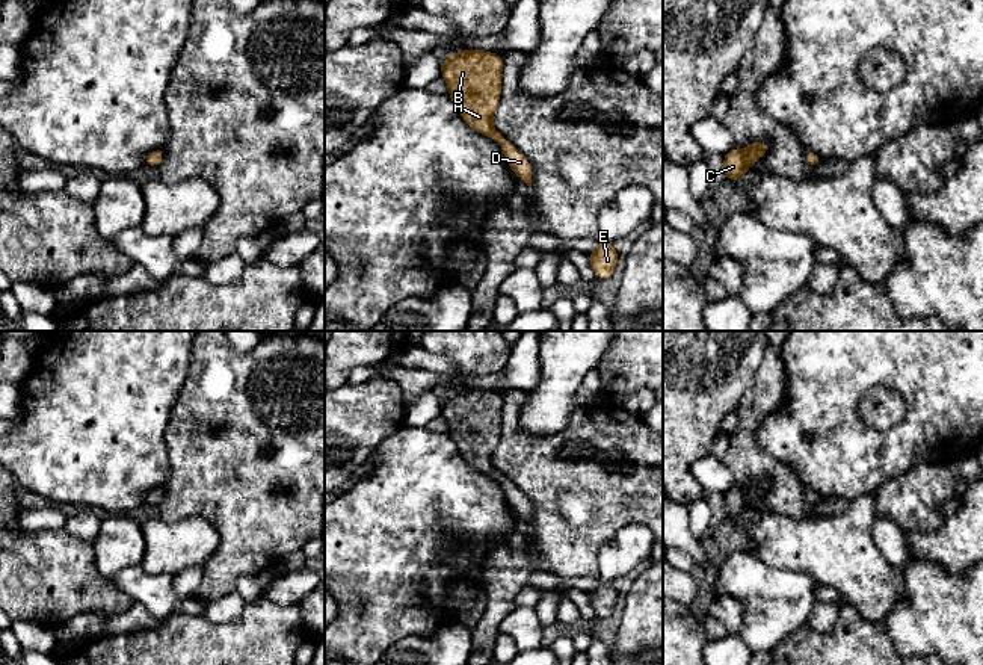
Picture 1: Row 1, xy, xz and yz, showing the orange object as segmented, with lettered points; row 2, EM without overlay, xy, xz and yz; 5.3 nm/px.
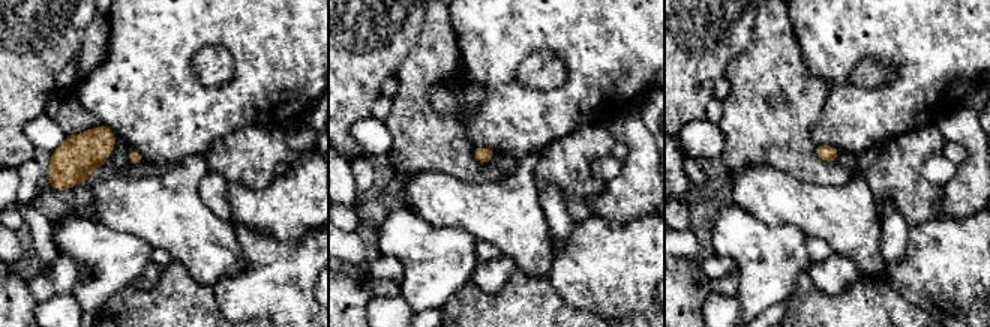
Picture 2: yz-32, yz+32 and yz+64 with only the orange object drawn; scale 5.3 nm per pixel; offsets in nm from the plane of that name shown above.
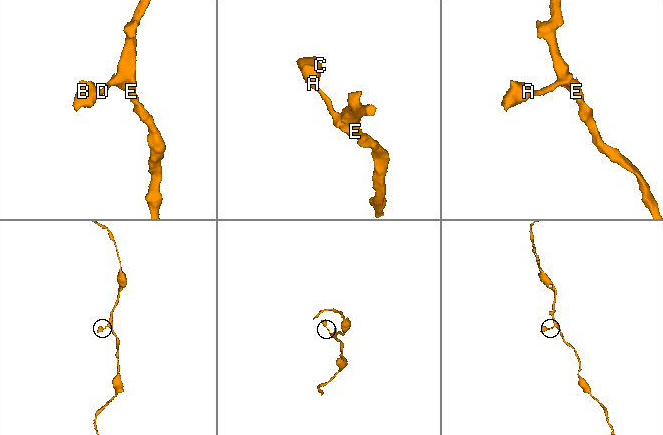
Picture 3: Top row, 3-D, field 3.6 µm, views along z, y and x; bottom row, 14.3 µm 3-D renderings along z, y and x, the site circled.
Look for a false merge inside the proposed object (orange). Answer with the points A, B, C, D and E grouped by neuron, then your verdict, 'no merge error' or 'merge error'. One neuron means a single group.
A B C D E; no merge error

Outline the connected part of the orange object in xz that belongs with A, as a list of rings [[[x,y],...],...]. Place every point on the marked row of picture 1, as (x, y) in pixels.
[[[483,50],[450,54],[441,62],[441,77],[462,119],[479,133],[501,145],[509,168],[532,189],[533,169],[528,160],[492,127],[501,95],[503,56]]]

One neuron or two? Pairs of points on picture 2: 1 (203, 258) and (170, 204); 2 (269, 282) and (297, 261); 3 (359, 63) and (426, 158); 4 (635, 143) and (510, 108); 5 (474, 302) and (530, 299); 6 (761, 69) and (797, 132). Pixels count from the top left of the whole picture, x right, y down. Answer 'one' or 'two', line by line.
1: one
2: one
3: two
4: two
5: one
6: one

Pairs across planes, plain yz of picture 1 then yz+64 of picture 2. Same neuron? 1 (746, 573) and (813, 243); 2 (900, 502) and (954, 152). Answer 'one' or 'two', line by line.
1: two
2: two

